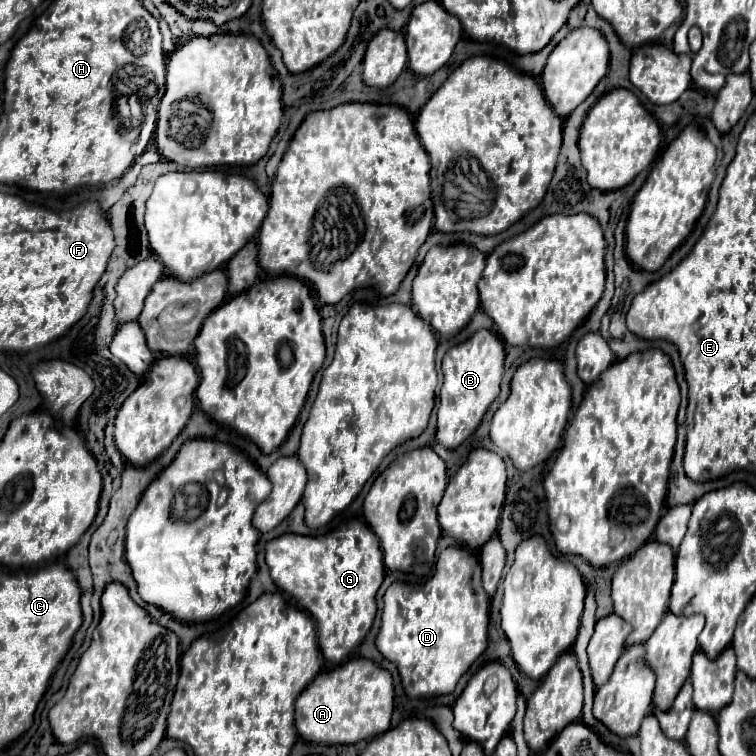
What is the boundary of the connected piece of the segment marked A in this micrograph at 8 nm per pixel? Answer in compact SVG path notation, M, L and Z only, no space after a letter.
M354 658L330 672L324 672L310 682L310 686L296 700L296 730L306 742L314 744L356 744L360 740L370 740L384 734L390 728L390 718L394 712L394 686L388 670L382 670L372 660Z

